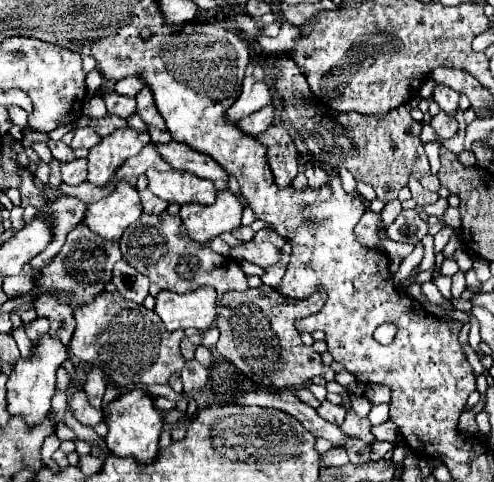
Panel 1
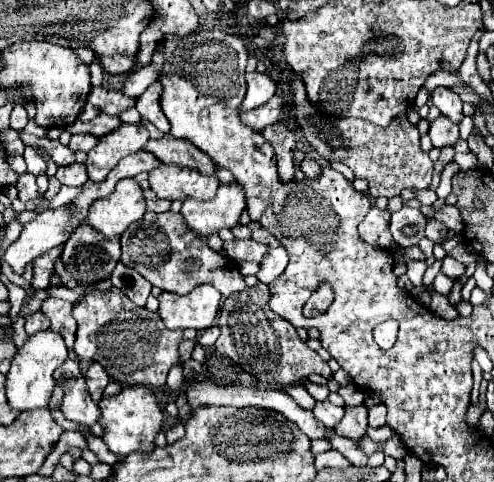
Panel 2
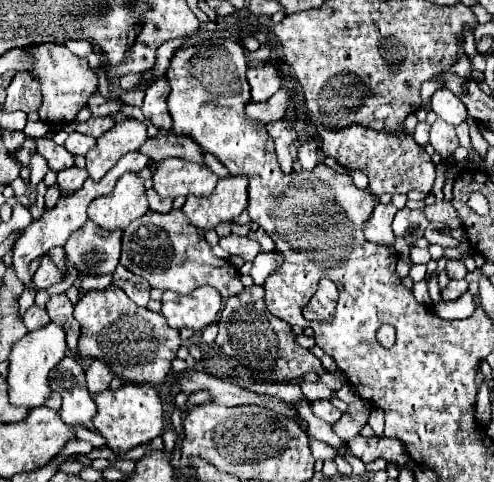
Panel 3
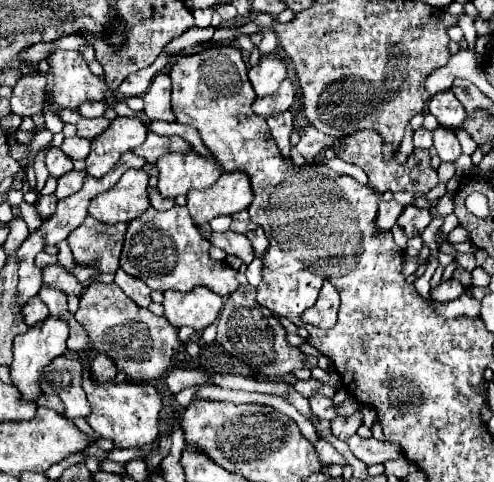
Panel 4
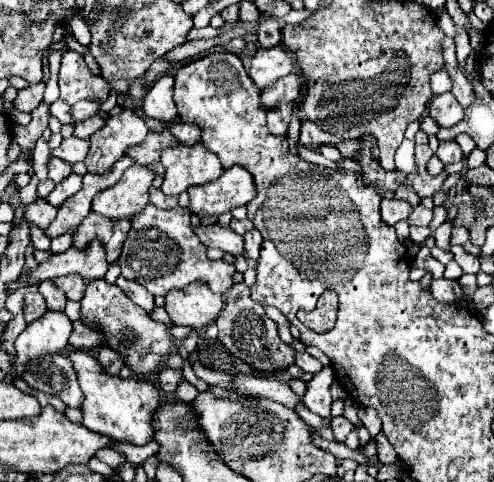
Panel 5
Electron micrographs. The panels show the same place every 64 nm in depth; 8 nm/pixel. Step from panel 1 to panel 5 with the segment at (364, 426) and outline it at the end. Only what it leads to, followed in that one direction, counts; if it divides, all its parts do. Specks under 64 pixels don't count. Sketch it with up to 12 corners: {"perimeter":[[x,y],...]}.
{"perimeter":[[344,416],[332,418],[332,434],[344,442],[352,422]]}

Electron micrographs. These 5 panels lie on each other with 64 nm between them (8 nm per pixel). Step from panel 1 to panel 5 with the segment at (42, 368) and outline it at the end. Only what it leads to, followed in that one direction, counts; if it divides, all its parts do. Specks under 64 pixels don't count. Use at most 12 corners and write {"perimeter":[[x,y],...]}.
{"perimeter":[[46,312],[16,338],[16,372],[28,360],[60,354],[72,322]]}

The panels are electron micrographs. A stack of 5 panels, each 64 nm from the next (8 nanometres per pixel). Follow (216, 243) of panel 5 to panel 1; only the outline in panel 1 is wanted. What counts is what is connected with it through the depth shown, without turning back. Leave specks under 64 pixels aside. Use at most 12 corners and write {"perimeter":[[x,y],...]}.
{"perimeter":[[270,242],[230,248],[236,262],[248,260],[262,268],[280,262],[288,254],[280,254]]}

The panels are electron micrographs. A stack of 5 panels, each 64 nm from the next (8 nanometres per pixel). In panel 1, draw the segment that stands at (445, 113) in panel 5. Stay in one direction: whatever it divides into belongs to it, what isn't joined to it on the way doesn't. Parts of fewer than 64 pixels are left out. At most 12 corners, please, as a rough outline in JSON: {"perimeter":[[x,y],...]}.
{"perimeter":[[438,84],[432,100],[448,116],[456,116],[460,94]]}

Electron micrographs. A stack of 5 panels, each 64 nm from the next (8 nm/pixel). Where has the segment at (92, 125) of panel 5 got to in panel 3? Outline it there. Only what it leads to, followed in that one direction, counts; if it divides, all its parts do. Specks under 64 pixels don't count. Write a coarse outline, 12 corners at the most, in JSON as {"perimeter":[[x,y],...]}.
{"perimeter":[[110,116],[90,118],[76,124],[76,132],[92,138],[104,134],[114,126]]}

